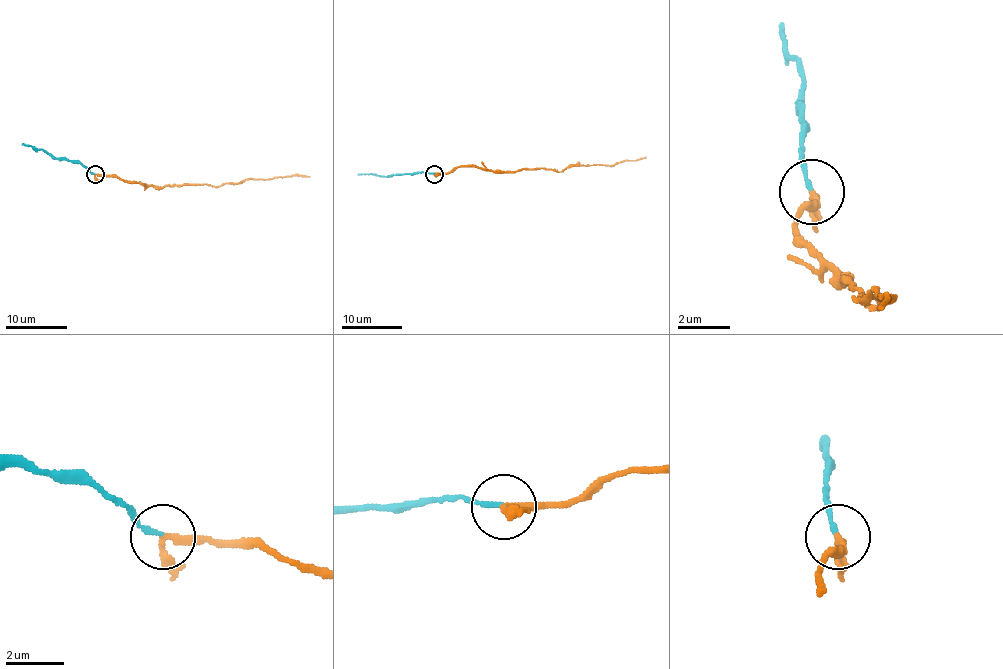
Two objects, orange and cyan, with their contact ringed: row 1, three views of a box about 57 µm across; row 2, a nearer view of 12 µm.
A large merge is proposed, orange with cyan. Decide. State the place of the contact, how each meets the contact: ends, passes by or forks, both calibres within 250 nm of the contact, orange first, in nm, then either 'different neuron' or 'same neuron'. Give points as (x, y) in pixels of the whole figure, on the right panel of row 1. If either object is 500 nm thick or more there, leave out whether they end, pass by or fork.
(812, 192) | orange passes by | cyan ends | 240/160 nm | same neuron

